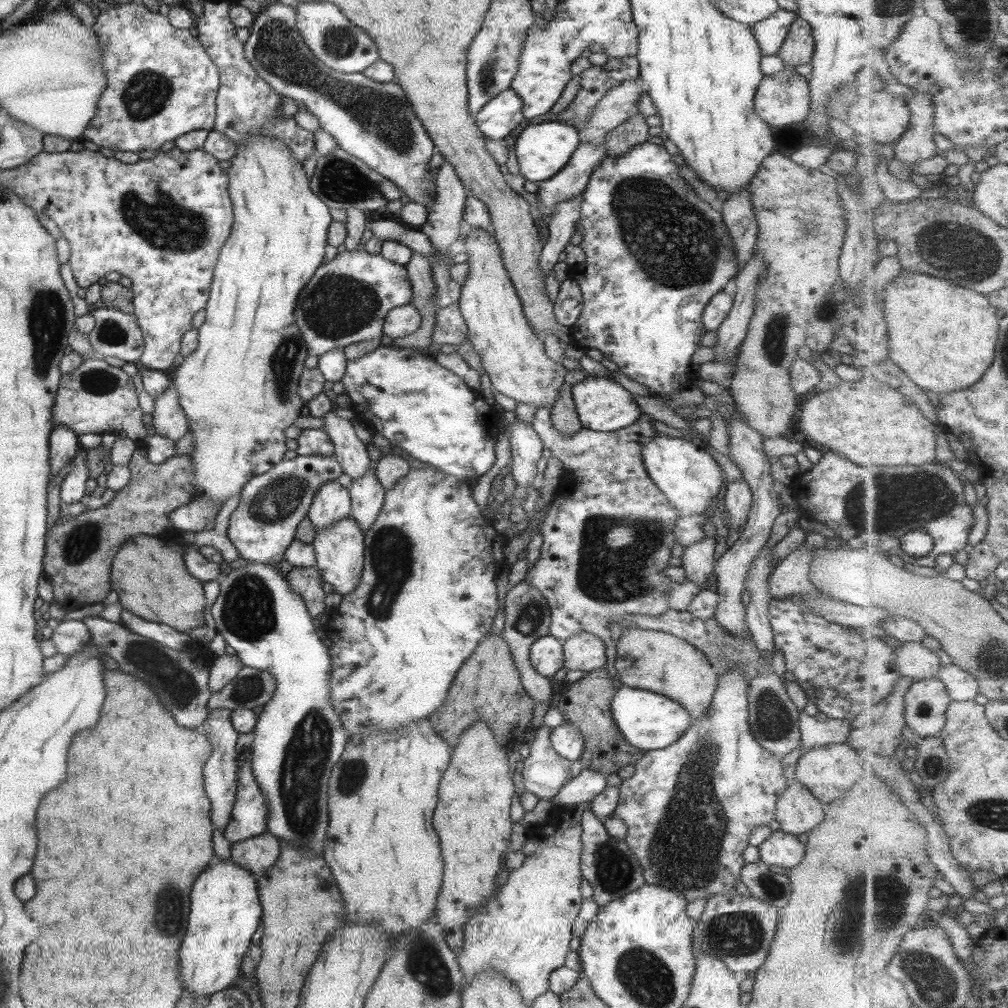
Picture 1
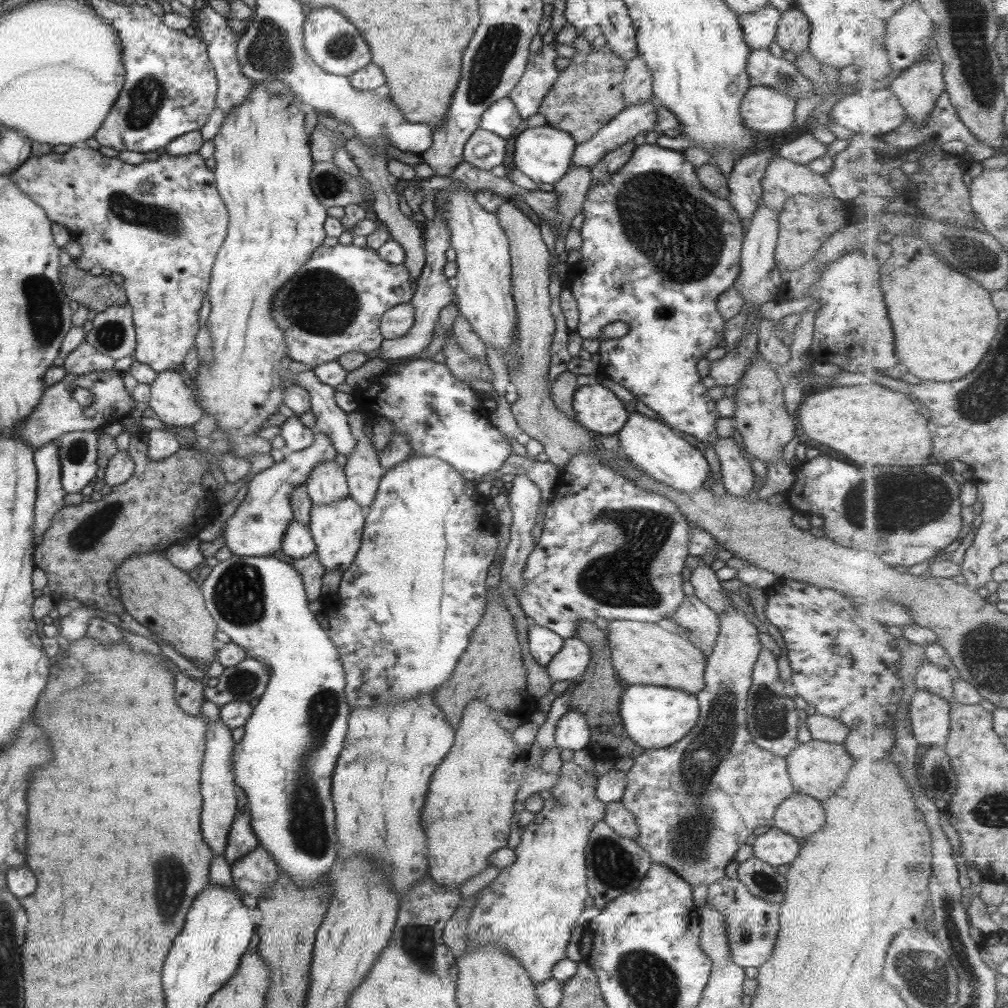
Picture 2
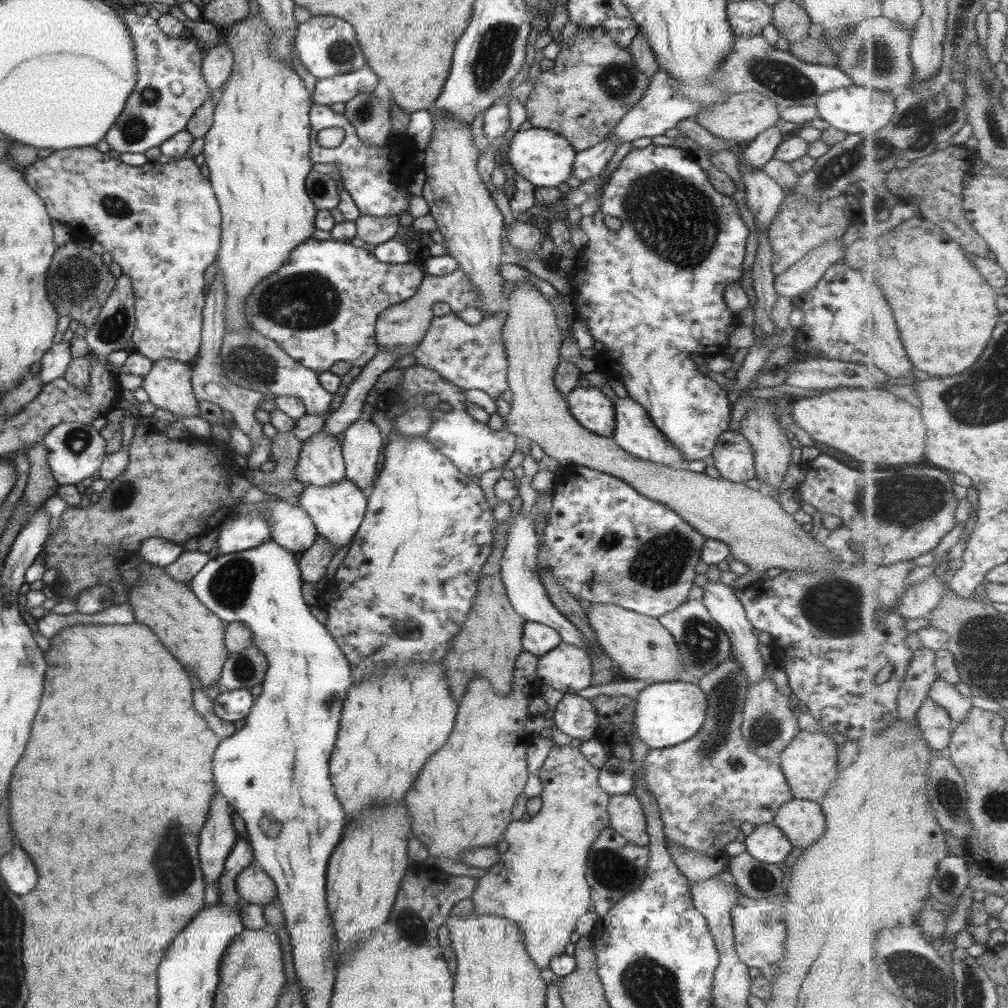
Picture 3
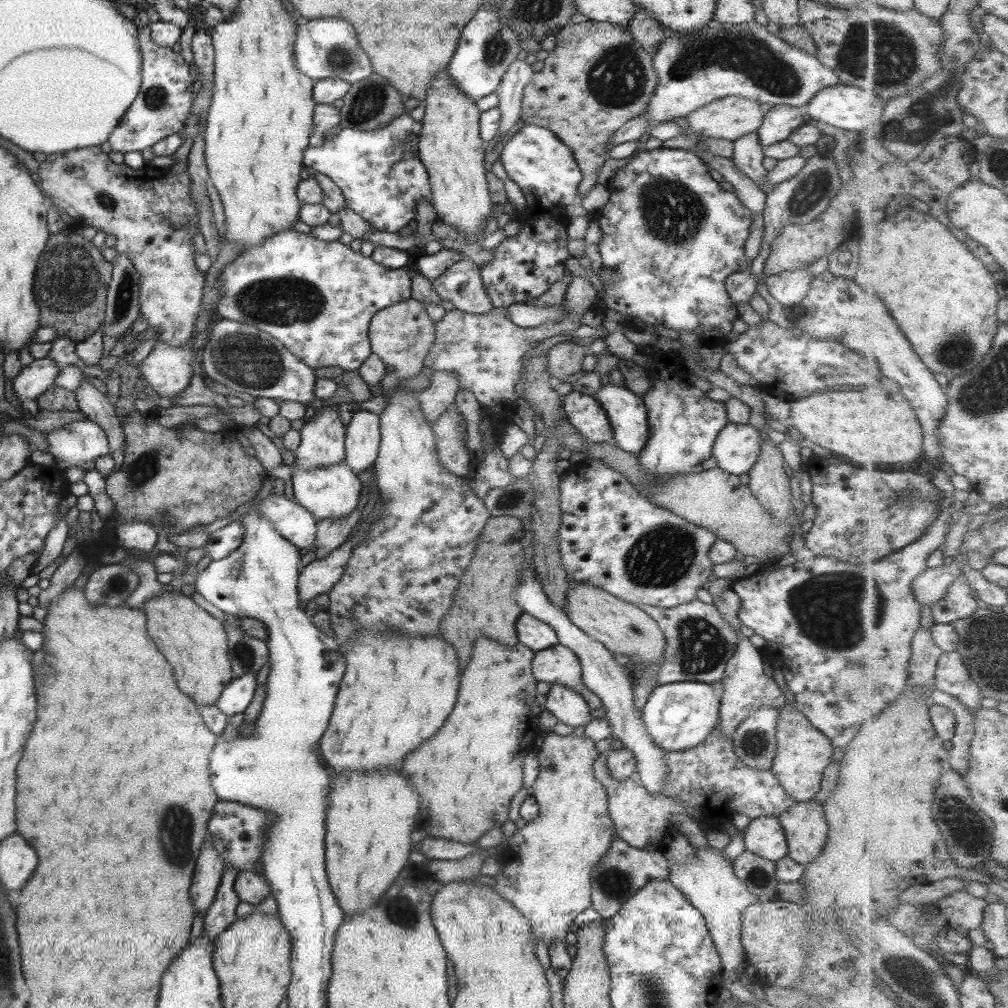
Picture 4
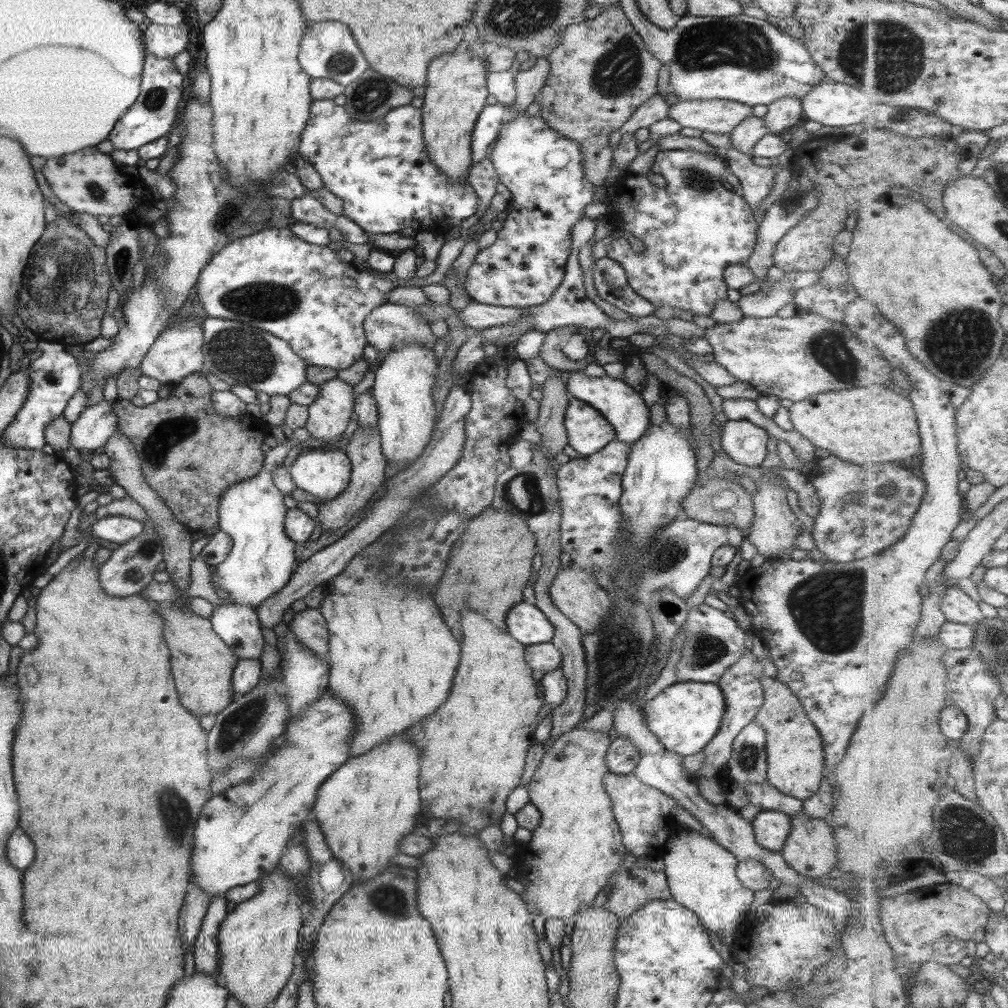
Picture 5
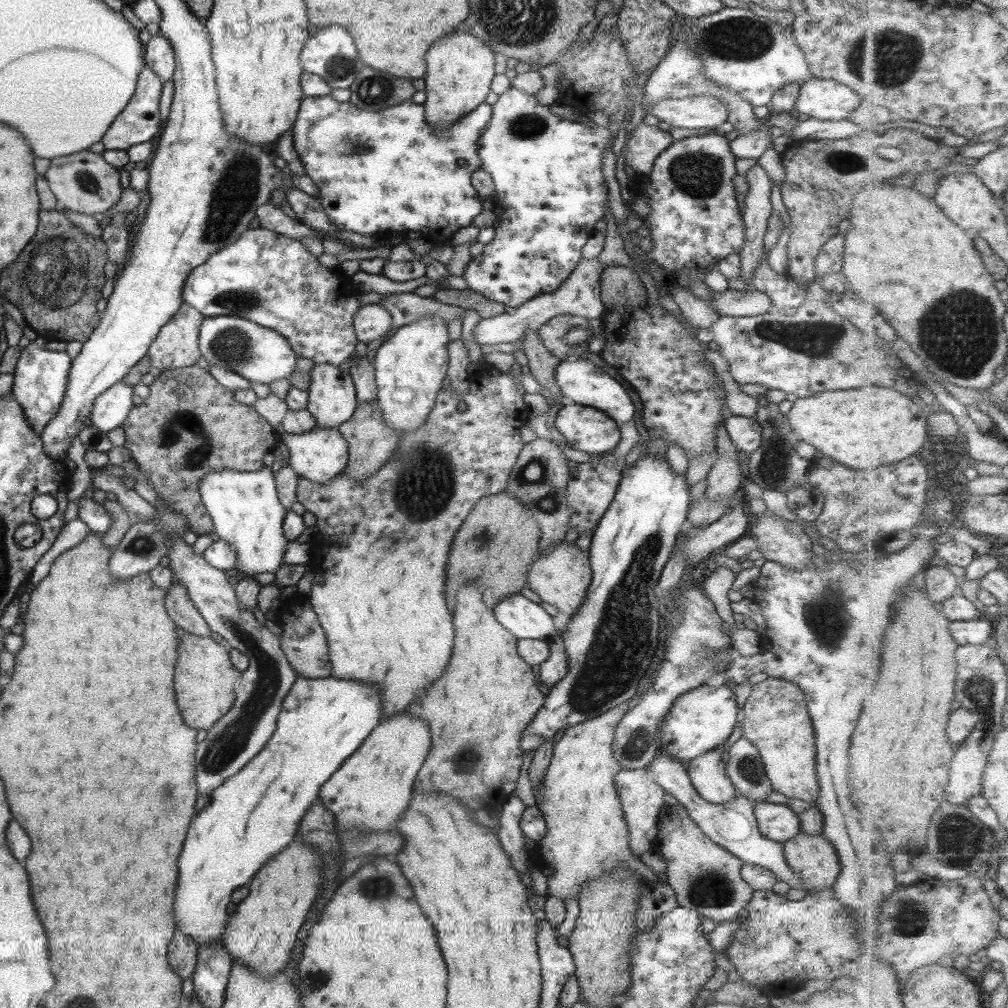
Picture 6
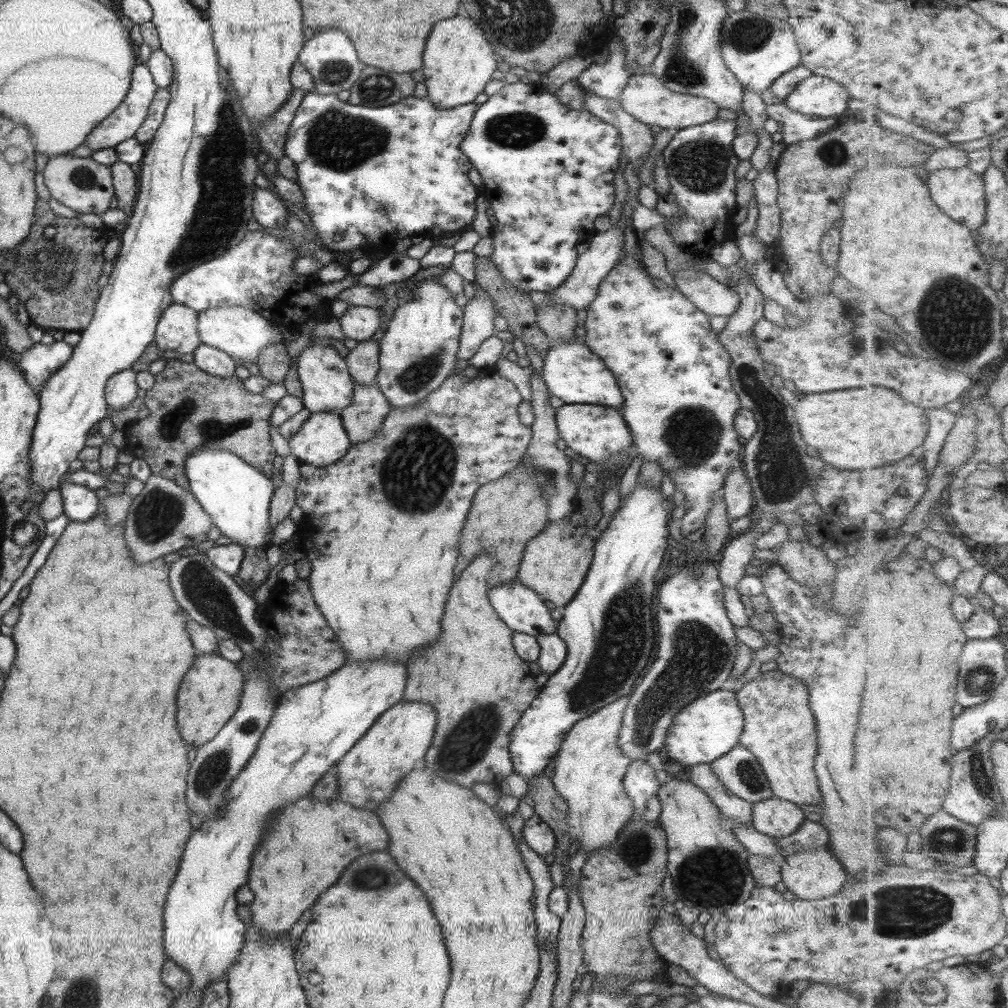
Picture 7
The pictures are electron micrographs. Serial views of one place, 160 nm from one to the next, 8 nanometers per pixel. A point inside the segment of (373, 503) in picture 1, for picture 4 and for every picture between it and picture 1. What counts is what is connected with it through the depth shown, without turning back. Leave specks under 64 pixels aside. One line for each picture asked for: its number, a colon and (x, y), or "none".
2: (362, 470)
3: (361, 442)
4: (362, 436)

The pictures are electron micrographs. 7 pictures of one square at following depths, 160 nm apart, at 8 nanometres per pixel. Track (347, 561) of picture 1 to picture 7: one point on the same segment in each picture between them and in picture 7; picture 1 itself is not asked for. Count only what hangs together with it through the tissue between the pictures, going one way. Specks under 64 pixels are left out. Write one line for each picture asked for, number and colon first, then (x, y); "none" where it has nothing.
2: (336, 528)
3: (336, 510)
4: (330, 491)
5: (322, 473)
6: (318, 454)
7: (320, 440)

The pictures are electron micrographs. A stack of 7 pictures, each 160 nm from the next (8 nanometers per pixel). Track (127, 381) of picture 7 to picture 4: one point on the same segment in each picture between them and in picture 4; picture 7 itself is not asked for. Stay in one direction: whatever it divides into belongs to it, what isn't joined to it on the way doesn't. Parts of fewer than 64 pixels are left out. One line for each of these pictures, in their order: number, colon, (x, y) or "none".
4: (78, 442)
5: (96, 423)
6: (111, 407)

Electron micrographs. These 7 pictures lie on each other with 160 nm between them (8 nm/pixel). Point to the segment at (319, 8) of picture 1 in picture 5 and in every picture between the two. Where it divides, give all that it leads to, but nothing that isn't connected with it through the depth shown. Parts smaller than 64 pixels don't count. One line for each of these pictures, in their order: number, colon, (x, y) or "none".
2: (334, 46)
3: (325, 46)
4: (326, 49)
5: (326, 50)

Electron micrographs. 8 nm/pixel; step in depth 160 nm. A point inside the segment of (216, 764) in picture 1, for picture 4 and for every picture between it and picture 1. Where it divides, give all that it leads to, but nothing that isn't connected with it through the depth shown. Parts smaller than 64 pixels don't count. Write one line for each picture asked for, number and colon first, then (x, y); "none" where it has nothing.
2: (217, 813)
3: (217, 837)
4: (209, 867)

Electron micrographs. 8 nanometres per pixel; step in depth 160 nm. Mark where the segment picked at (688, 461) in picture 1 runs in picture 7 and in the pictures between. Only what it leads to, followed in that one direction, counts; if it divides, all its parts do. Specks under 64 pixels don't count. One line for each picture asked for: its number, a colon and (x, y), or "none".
2: (652, 447)
3: (634, 433)
4: (625, 411)
5: (622, 407)
6: (579, 381)
7: (570, 371)

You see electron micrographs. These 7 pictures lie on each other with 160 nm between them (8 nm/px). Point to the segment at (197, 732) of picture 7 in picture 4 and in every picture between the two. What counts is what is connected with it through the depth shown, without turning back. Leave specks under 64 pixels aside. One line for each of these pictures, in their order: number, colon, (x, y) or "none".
4: (192, 642)
5: (201, 663)
6: (204, 679)

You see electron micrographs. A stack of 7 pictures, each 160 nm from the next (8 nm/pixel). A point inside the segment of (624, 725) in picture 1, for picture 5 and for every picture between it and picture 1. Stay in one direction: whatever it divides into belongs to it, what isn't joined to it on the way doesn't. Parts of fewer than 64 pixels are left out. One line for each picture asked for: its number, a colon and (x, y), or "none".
2: (654, 717)
3: (665, 713)
4: (679, 715)
5: (684, 716)

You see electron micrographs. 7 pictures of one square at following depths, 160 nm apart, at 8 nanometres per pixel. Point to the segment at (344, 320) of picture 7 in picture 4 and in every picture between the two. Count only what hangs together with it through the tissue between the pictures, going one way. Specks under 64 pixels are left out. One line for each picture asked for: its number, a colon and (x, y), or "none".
4: (400, 335)
5: (388, 327)
6: (370, 321)

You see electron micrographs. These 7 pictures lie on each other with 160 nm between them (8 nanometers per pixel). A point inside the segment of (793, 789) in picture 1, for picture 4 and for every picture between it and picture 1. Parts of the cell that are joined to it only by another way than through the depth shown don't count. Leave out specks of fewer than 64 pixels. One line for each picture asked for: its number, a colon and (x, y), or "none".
2: (799, 815)
3: (801, 821)
4: (805, 828)

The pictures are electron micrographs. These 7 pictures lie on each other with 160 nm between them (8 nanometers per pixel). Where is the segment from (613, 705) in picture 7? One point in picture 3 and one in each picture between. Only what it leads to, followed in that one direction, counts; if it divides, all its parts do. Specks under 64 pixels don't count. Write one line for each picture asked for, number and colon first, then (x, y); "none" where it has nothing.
3: (538, 882)
4: (555, 852)
5: (578, 844)
6: (586, 833)

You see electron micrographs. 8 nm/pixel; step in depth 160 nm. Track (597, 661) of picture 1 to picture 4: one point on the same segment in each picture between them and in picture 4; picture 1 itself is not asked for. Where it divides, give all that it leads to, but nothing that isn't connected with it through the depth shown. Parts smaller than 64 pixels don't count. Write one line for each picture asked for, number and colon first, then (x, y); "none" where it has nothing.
2: (570, 662)
3: (566, 668)
4: (556, 664)

